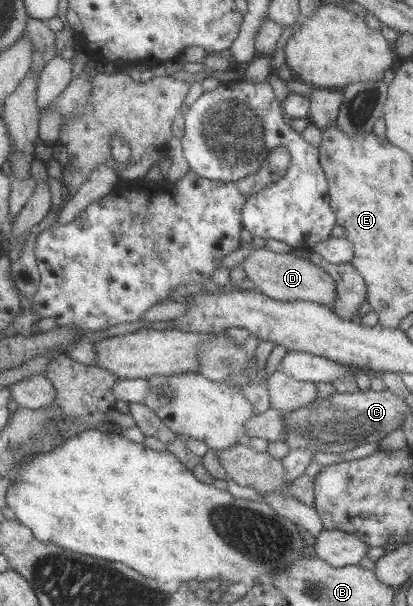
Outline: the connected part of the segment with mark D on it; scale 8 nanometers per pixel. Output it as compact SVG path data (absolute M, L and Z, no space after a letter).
M266 247L250 250L250 252L244 256L244 260L240 262L239 266L246 275L245 279L248 279L254 284L254 290L259 291L272 300L304 300L331 307L336 298L336 286L334 285L334 280L328 274L324 273L320 267L312 264L308 259L297 258L290 253L276 254L276 252L271 252Z

